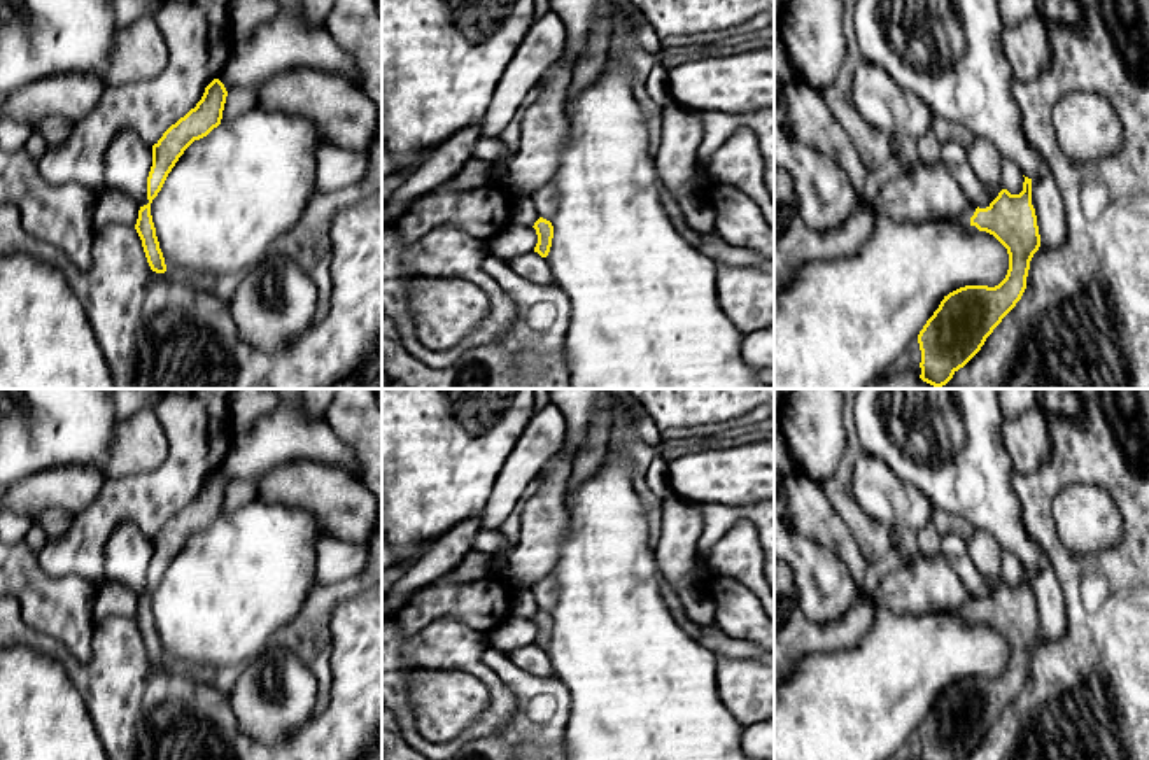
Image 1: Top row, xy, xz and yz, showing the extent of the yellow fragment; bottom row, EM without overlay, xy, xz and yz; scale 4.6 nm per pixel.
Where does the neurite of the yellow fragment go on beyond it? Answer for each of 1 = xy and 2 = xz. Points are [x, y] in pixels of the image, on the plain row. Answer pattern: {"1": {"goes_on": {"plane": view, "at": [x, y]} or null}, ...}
{"1": {"goes_on": null}, "2": {"goes_on": null}}

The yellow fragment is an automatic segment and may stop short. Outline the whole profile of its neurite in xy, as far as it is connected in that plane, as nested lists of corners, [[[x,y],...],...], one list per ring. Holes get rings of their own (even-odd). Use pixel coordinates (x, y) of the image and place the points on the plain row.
[[[214,471],[205,480],[205,485],[196,499],[191,501],[175,517],[172,517],[152,538],[152,559],[147,569],[149,595],[140,599],[135,622],[142,632],[147,655],[156,665],[165,665],[166,657],[156,629],[151,595],[161,583],[168,566],[184,546],[184,543],[194,532],[207,529],[214,520],[221,517],[226,489],[228,483],[224,476],[219,471]]]

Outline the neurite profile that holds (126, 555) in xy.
[[[130,522],[121,524],[103,546],[105,580],[135,592],[138,602],[149,595],[147,569],[152,559],[152,539]]]

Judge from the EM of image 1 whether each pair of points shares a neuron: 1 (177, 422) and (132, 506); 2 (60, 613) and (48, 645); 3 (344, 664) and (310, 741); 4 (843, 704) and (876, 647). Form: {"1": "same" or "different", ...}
{"1": "same", "2": "different", "3": "same", "4": "same"}

